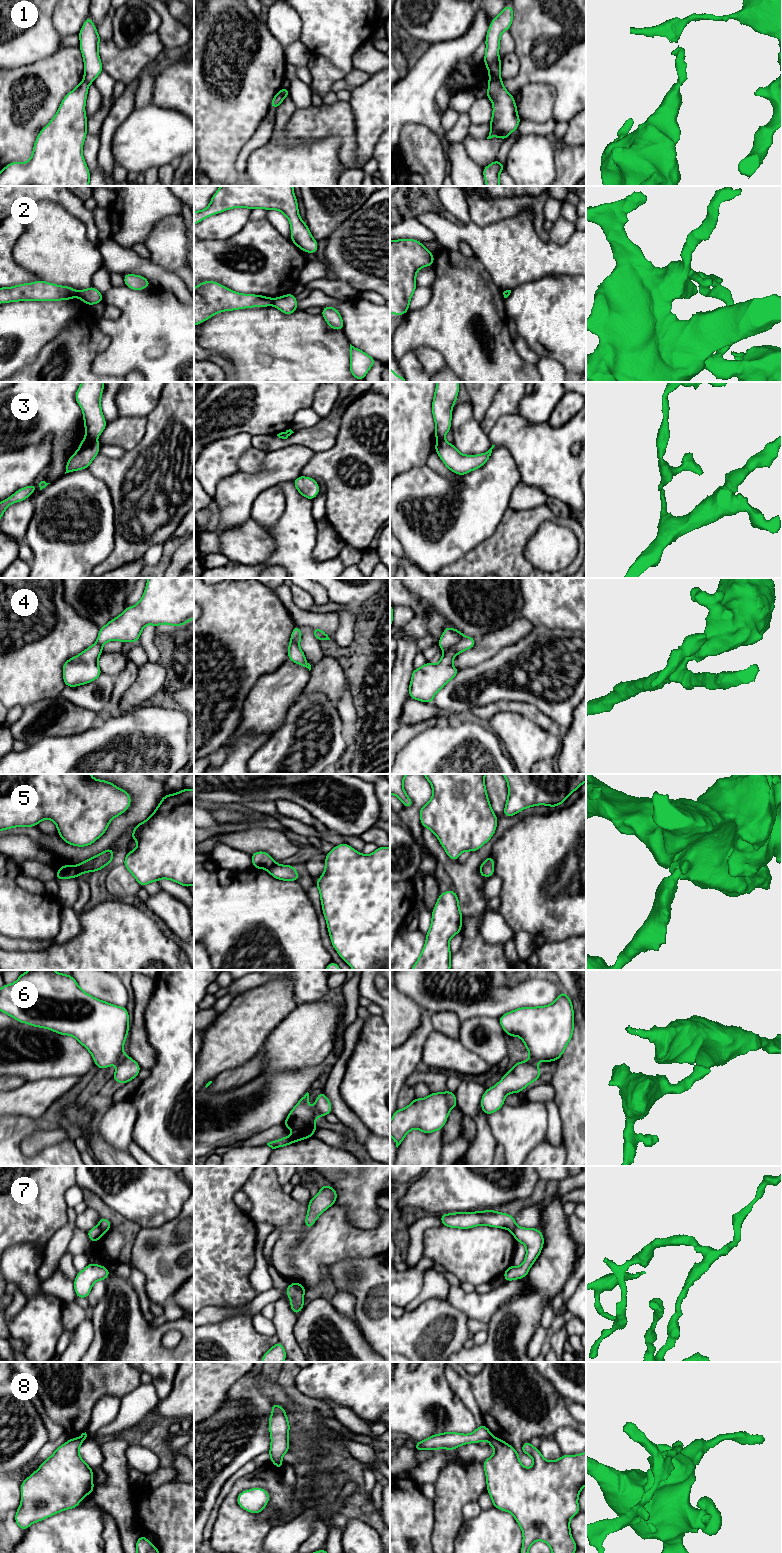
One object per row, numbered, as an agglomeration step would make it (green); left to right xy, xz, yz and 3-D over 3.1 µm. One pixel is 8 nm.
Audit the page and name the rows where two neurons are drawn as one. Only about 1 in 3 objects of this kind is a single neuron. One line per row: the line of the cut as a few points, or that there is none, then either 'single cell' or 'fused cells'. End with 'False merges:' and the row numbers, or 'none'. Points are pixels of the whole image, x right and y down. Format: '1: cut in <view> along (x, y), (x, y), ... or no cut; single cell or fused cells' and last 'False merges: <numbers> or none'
1: cut in yz along (499, 77), (489, 82); fused cells
2: cut in xz along (274, 299), (272, 304); fused cells
3: cut in xy along (86, 435), (95, 440); fused cells
4: cut in yz along (464, 636), (445, 648); fused cells
5: cut in xz along (277, 863), (268, 870); fused cells
6: cut in xy along (124, 1055), (117, 1062); fused cells
7: cut in xz along (291, 1283), (303, 1292); fused cells
8: cut in yz along (492, 1436), (488, 1440); fused cells
False merges: 1, 2, 3, 4, 5, 6, 7, 8

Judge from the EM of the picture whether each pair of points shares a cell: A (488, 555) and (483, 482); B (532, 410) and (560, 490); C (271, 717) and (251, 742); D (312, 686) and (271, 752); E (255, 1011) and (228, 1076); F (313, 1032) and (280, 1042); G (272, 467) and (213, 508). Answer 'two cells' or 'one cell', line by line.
A: two cells
B: two cells
C: two cells
D: two cells
E: two cells
F: one cell
G: two cells

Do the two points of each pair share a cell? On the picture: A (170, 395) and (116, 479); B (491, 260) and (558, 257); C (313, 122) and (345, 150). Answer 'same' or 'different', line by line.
A: same
B: same
C: same

